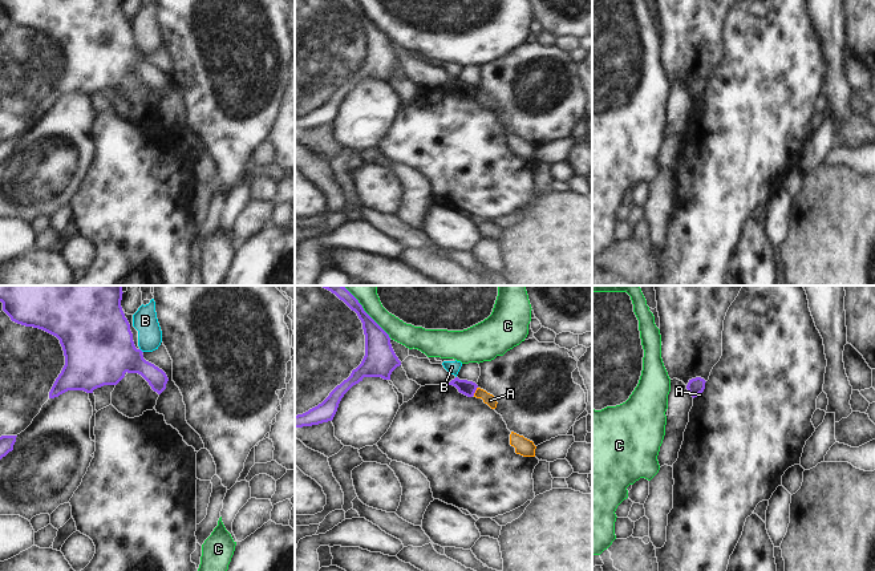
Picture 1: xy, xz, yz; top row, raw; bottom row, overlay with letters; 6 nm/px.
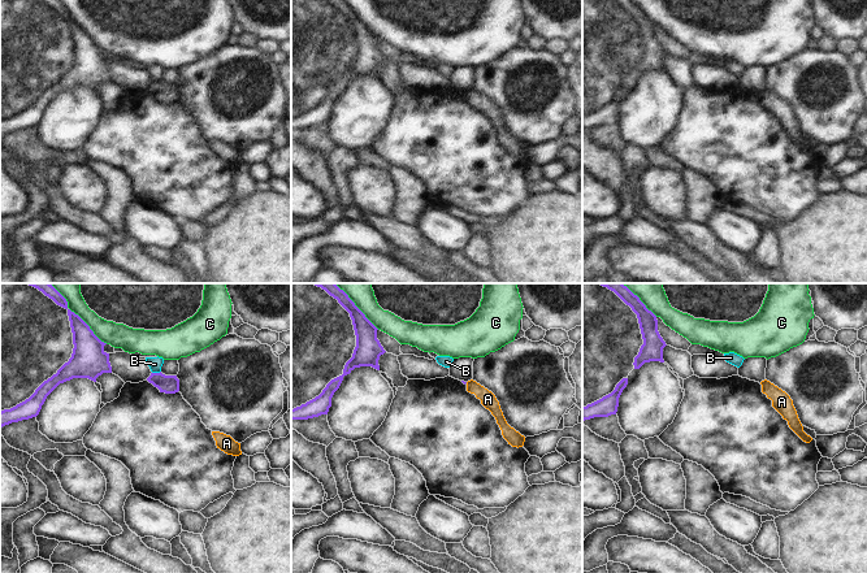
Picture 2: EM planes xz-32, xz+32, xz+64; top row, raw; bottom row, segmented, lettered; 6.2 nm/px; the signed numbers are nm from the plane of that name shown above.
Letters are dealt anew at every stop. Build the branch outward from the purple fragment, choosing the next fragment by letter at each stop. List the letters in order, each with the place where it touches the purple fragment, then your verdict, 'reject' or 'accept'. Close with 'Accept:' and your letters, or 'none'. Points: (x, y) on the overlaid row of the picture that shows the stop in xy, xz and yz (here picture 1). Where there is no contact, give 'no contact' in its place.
A: meets purple in xz at (476, 389); reject
B: meets purple in xy at (141, 351); reject
C: meets purple in xz at (364, 311); reject
Accept: none

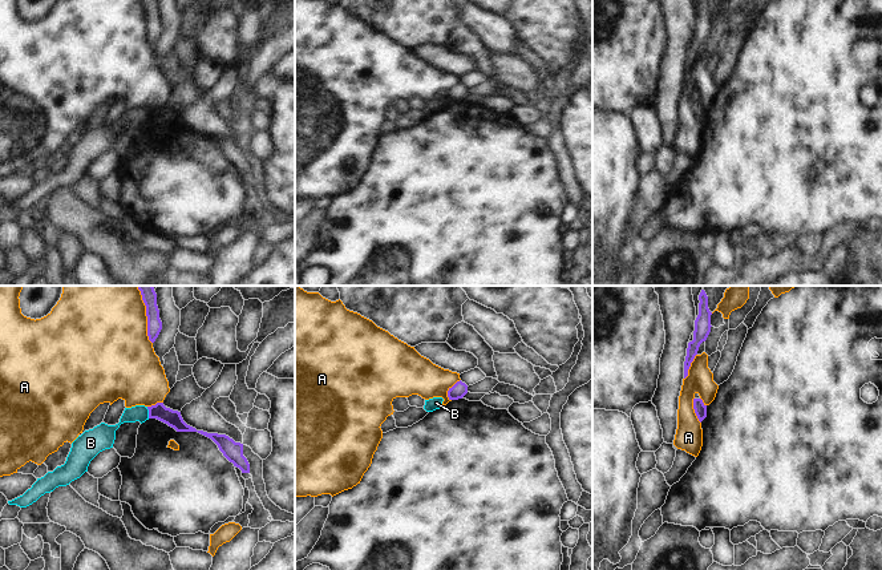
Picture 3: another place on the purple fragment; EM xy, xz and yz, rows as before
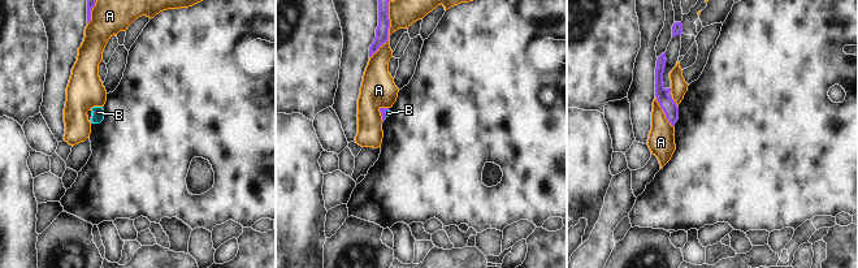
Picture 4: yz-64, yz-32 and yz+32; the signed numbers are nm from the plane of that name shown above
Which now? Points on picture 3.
A: meets purple in xy at (146, 315); reject
B: meets purple in xy at (149, 412); reject
Accept: none

